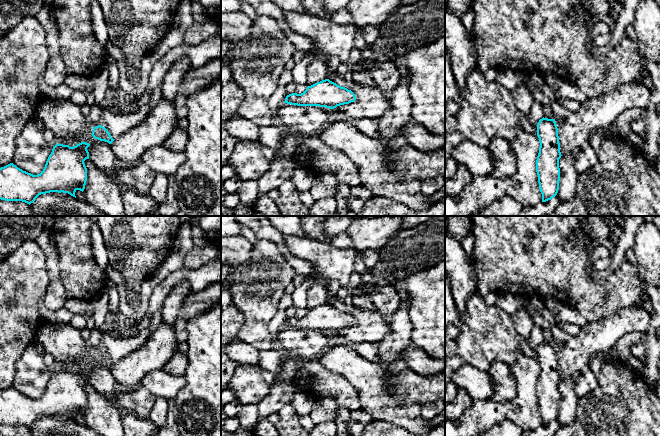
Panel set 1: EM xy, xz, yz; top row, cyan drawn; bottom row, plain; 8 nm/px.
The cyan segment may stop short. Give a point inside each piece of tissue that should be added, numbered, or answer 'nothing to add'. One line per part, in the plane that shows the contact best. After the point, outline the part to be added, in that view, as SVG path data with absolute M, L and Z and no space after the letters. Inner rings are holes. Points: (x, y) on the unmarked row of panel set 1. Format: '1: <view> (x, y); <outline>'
nothing to add

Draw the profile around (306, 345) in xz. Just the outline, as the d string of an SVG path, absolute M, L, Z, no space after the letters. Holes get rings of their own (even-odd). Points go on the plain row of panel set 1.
M283 327L278 333L278 342L285 353L295 356L301 363L317 361L328 348L330 334L326 331Z

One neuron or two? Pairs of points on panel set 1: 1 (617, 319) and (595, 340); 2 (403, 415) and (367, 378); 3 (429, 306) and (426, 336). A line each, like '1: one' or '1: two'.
1: one
2: one
3: one

